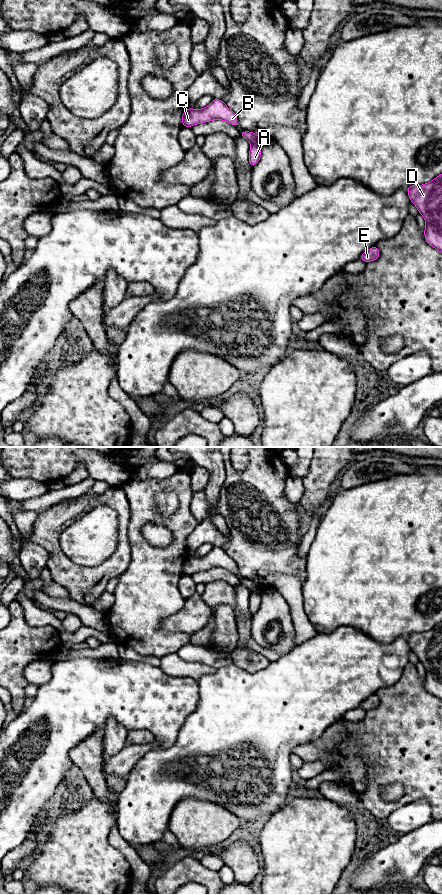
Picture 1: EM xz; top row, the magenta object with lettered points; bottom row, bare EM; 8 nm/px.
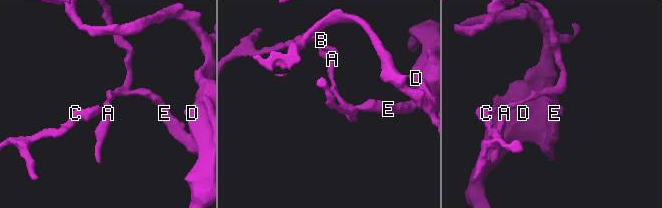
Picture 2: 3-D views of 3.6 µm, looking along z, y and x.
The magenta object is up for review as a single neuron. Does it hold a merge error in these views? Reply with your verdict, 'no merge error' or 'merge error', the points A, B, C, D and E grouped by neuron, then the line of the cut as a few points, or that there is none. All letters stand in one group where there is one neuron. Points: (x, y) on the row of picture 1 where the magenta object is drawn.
merge error; groups A D E / B C; cut xz (251, 144), (257, 144), (260, 147)

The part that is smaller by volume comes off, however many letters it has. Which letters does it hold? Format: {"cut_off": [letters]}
{"cut_off": ["B", "C"]}

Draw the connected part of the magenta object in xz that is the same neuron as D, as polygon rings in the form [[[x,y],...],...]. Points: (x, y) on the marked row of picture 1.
[[[442,174],[431,182],[411,185],[406,190],[410,201],[425,219],[425,241],[442,253]]]

